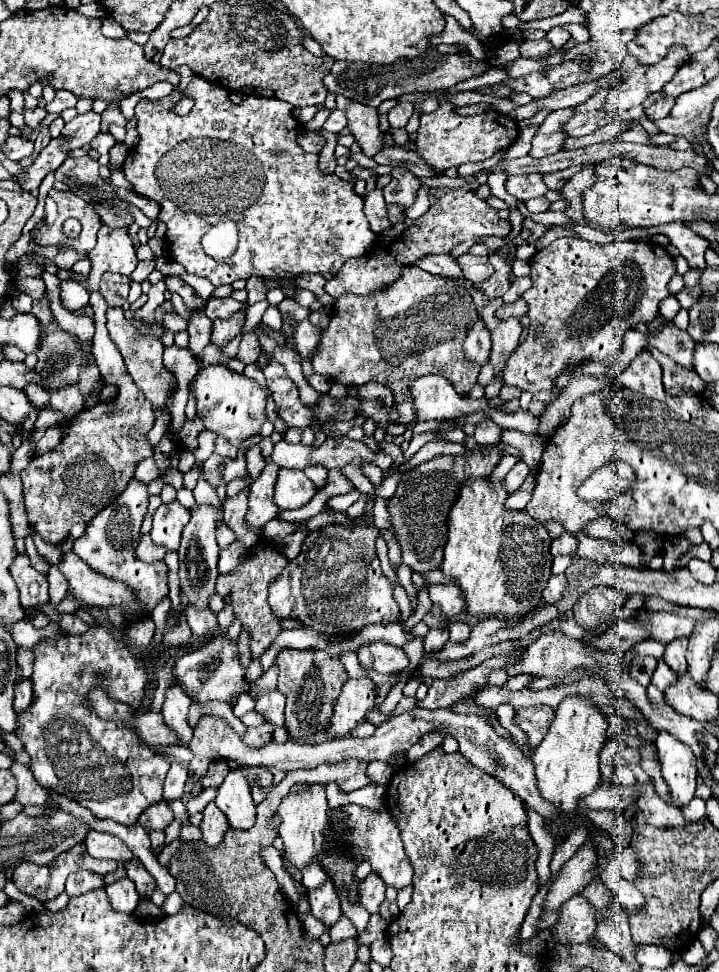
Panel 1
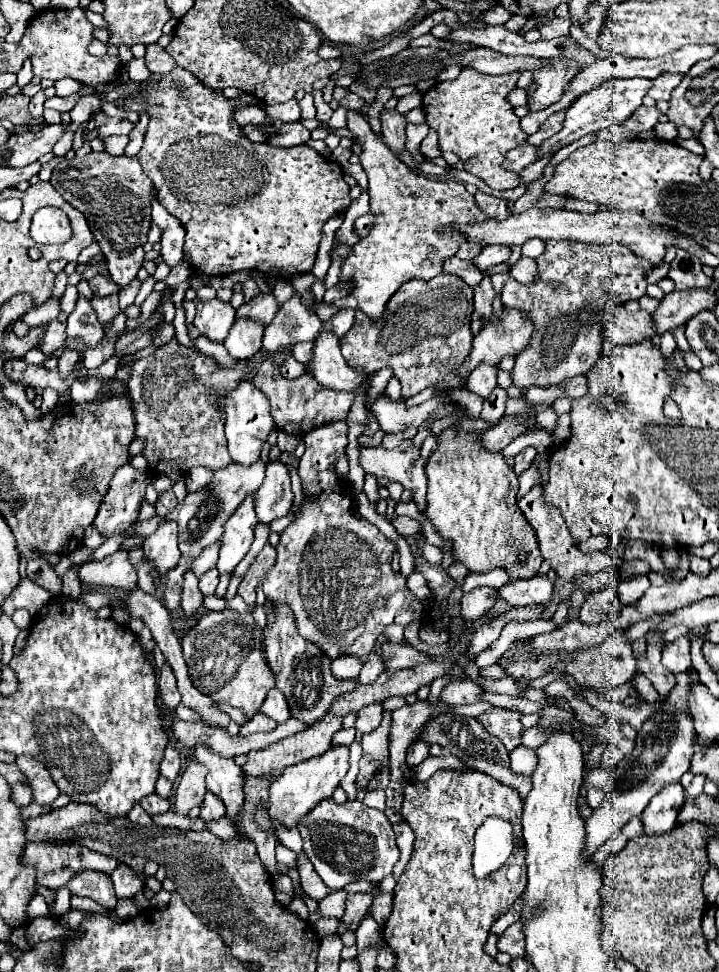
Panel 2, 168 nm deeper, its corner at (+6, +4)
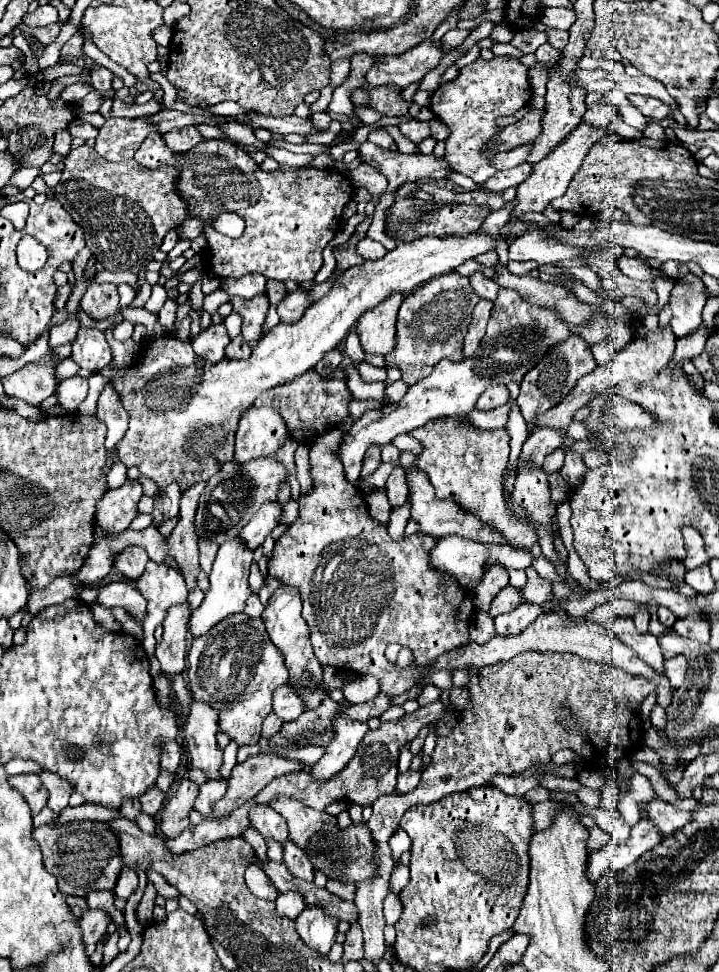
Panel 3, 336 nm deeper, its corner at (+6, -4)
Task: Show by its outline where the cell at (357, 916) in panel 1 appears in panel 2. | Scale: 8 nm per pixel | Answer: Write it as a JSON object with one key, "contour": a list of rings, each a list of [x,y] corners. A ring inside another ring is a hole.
{"contour":[[[273,821],[273,825],[275,825],[275,829],[277,829],[277,833],[279,833],[279,839],[281,839],[281,843],[283,843],[285,847],[289,847],[291,851],[295,851],[297,855],[303,853],[303,839],[301,839],[301,835],[299,835],[297,829],[287,831],[287,829],[283,829],[279,823],[275,823],[275,821]]]}

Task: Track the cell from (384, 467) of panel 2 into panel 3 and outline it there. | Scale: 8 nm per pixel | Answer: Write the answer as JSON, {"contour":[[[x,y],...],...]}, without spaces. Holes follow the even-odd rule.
{"contour":[[[411,469],[411,473],[409,473],[409,489],[411,489],[411,511],[413,511],[411,517],[421,525],[421,533],[431,535],[431,537],[459,535],[459,537],[465,537],[465,539],[471,539],[471,541],[477,541],[477,543],[507,545],[507,539],[503,539],[503,535],[497,529],[493,529],[491,525],[483,523],[473,513],[463,511],[463,507],[459,507],[451,499],[445,499],[445,501],[437,499],[433,495],[433,485],[429,483],[425,473],[421,473],[417,469]]]}

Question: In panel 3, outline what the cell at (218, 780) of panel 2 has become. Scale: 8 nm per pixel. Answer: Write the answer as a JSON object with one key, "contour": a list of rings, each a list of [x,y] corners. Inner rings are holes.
{"contour":[[[193,701],[191,713],[185,725],[185,739],[187,739],[187,751],[191,757],[191,765],[197,769],[203,769],[209,775],[209,779],[221,779],[219,767],[223,763],[223,751],[217,745],[217,711],[211,709],[203,701]]]}

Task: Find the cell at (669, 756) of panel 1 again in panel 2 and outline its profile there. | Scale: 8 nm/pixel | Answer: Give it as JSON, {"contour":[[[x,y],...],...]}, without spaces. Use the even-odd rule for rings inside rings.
{"contour":[[[667,783],[641,813],[643,829],[647,835],[659,835],[677,827],[677,815],[685,801],[685,789],[677,783]]]}

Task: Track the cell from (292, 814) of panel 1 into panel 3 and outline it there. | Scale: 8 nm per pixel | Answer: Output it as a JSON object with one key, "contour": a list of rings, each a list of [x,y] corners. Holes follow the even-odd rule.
{"contour":[[[343,715],[333,719],[333,739],[329,747],[325,747],[323,757],[319,763],[311,769],[315,779],[329,779],[335,773],[339,773],[349,759],[353,757],[353,751],[357,751],[357,743],[363,739],[363,735],[369,731],[367,723],[345,719]]]}

